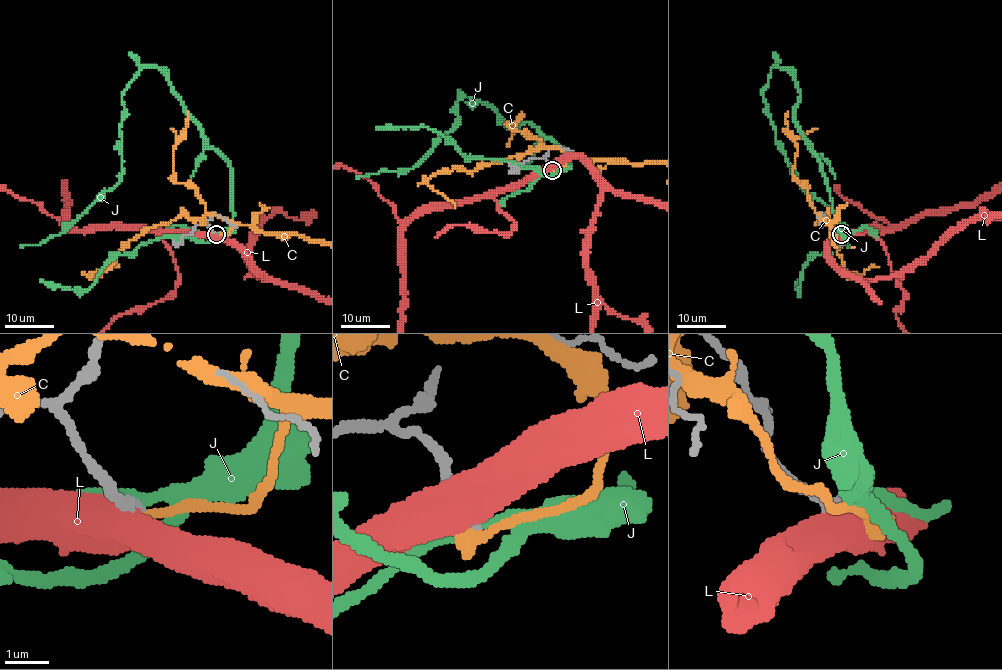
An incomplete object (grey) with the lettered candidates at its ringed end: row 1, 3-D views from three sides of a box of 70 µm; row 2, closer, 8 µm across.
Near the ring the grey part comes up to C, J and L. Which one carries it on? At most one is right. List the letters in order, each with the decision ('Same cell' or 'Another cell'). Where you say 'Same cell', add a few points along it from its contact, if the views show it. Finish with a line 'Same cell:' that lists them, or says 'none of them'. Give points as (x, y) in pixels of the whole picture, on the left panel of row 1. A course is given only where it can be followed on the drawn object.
C: Another cell
J: Another cell
L: Another cell
Same cell: none of them

